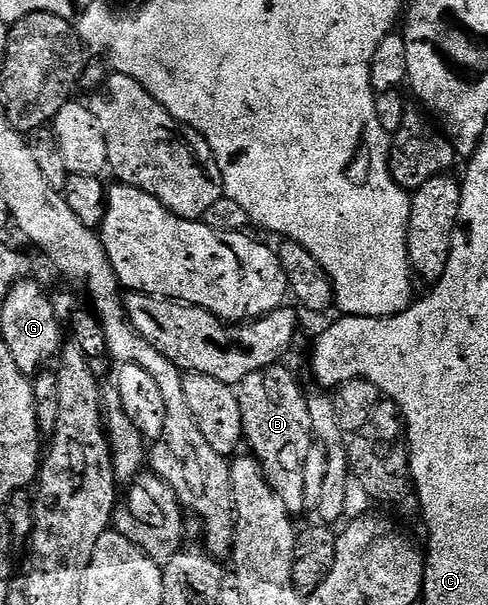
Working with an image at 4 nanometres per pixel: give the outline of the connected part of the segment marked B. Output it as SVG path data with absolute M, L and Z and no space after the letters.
M275 364L264 368L260 372L252 372L252 376L248 376L242 382L238 383L236 387L236 393L238 395L238 403L240 404L240 416L242 417L242 432L244 435L245 445L250 445L249 453L253 457L258 459L259 465L262 466L262 475L266 477L266 482L276 492L276 496L280 496L280 500L284 500L284 508L291 516L298 516L301 510L307 509L306 497L304 496L304 464L306 463L306 457L308 452L312 449L312 433L310 429L309 420L309 404L307 402L307 395L302 394L302 390L298 387L298 382L294 379L294 374L290 370L285 370L285 365Z

